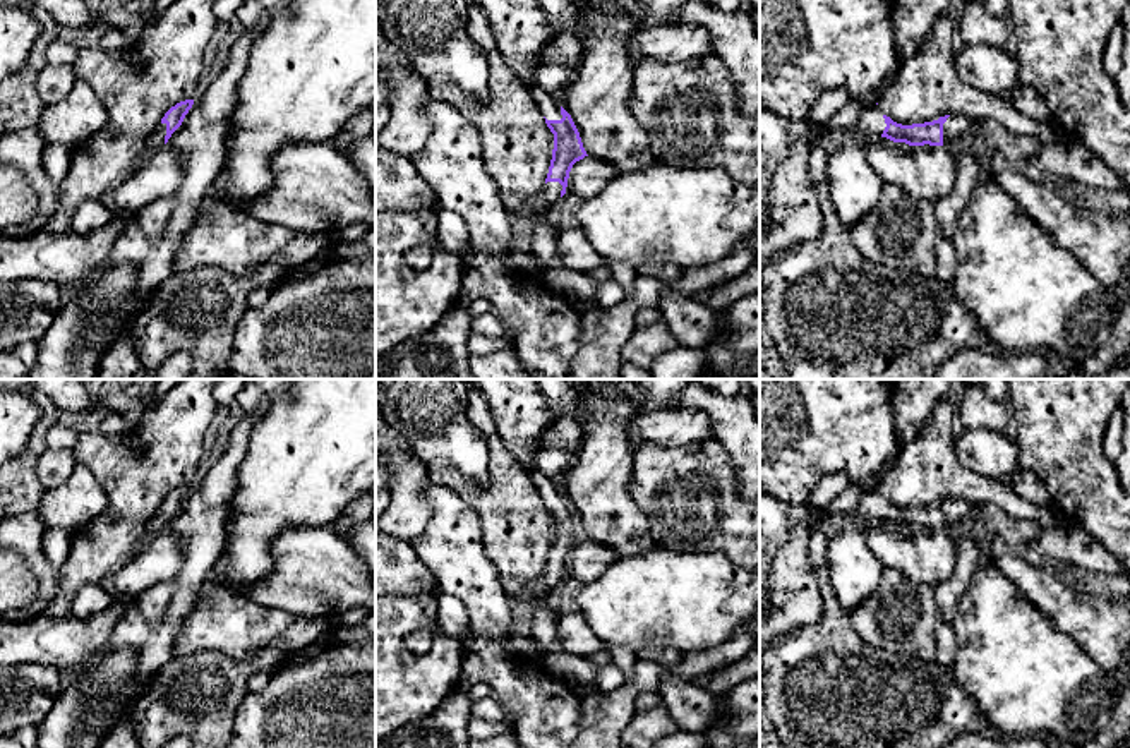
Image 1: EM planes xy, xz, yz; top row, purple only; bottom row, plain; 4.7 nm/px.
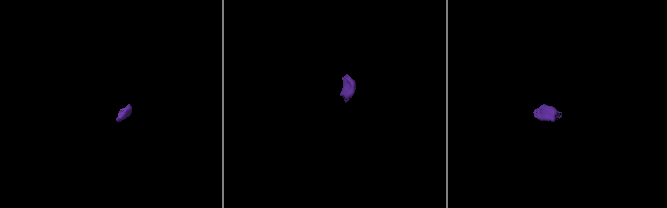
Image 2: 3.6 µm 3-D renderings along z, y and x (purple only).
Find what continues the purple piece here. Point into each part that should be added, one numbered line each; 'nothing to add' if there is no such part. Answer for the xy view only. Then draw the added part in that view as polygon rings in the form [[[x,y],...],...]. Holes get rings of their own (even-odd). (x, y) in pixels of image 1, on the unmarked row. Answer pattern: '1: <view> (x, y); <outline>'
1: xy (156, 522); [[[159,508],[147,522],[147,528],[153,535],[165,530],[165,520],[166,520],[166,508]]]

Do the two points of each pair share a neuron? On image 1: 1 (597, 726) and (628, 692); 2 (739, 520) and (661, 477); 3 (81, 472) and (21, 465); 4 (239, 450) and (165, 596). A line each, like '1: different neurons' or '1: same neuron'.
1: same neuron
2: same neuron
3: different neurons
4: same neuron

